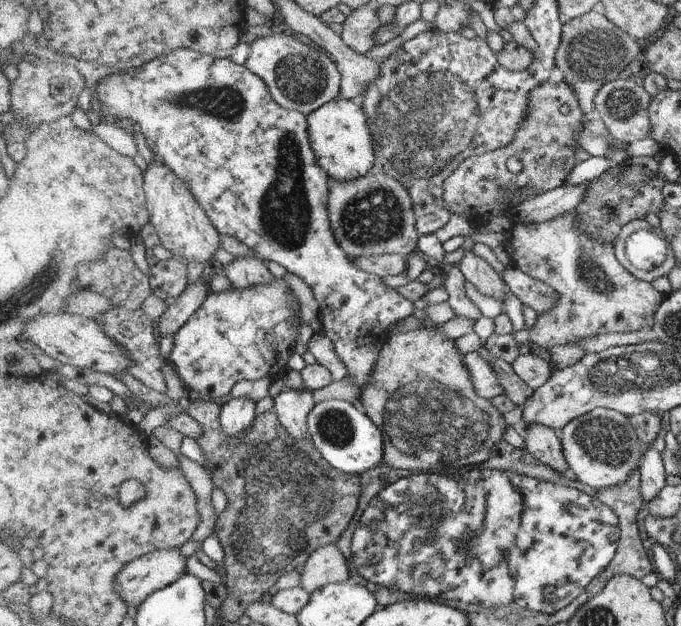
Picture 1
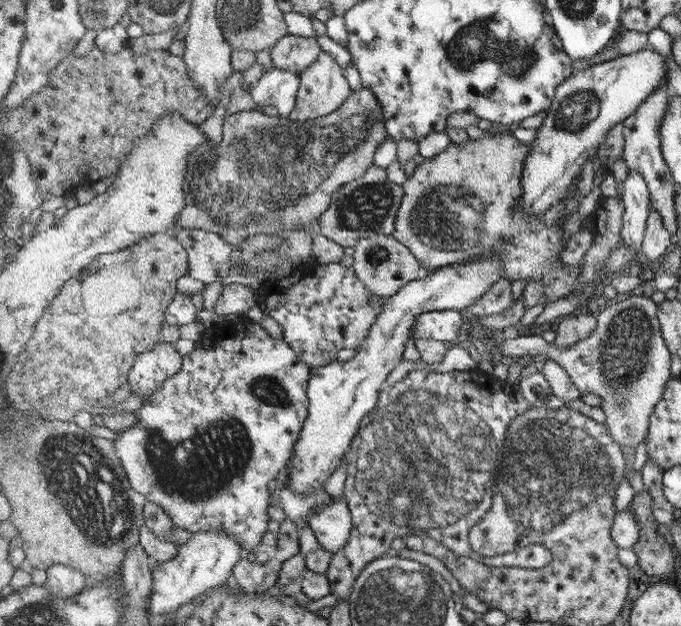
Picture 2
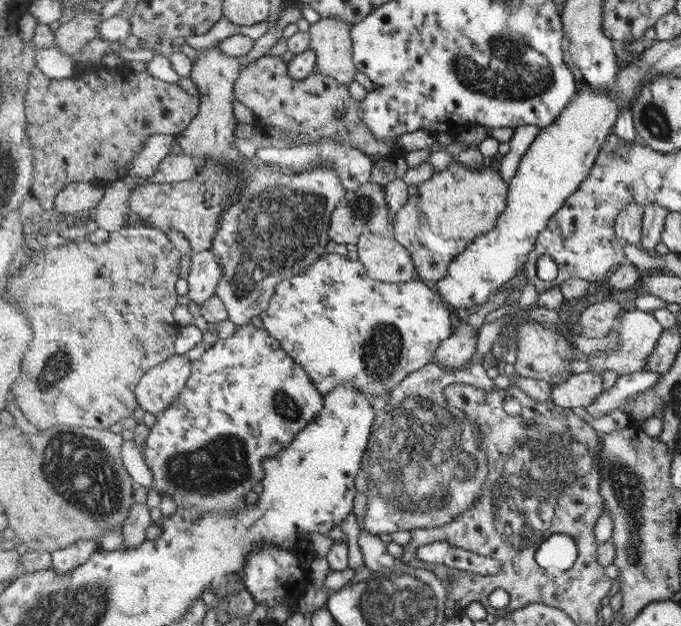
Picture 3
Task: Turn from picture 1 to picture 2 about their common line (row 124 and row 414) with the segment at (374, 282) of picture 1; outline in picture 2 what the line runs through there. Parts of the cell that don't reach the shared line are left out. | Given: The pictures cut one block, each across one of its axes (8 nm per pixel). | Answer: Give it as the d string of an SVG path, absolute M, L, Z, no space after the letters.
M254 321L236 322L236 324L232 324L230 330L221 331L217 336L214 335L213 341L212 348L200 346L194 352L185 356L182 373L168 379L158 392L145 398L143 407L136 412L138 421L132 428L123 433L118 433L120 436L117 437L114 443L133 487L145 494L149 501L162 505L162 508L167 510L177 526L193 533L208 532L209 530L212 532L225 532L234 540L237 540L241 548L249 550L251 557L253 557L258 550L258 546L260 546L260 542L262 542L262 536L264 536L266 528L268 528L268 520L271 520L270 516L266 514L268 512L268 496L271 496L271 494L268 494L268 480L276 478L278 472L286 466L286 462L292 454L292 448L295 448L294 442L296 442L298 434L301 434L301 428L308 418L308 386L312 369L305 361L301 360L301 357L294 352L294 349L289 347L289 344L286 344L284 339L273 338L260 323L256 324Z

